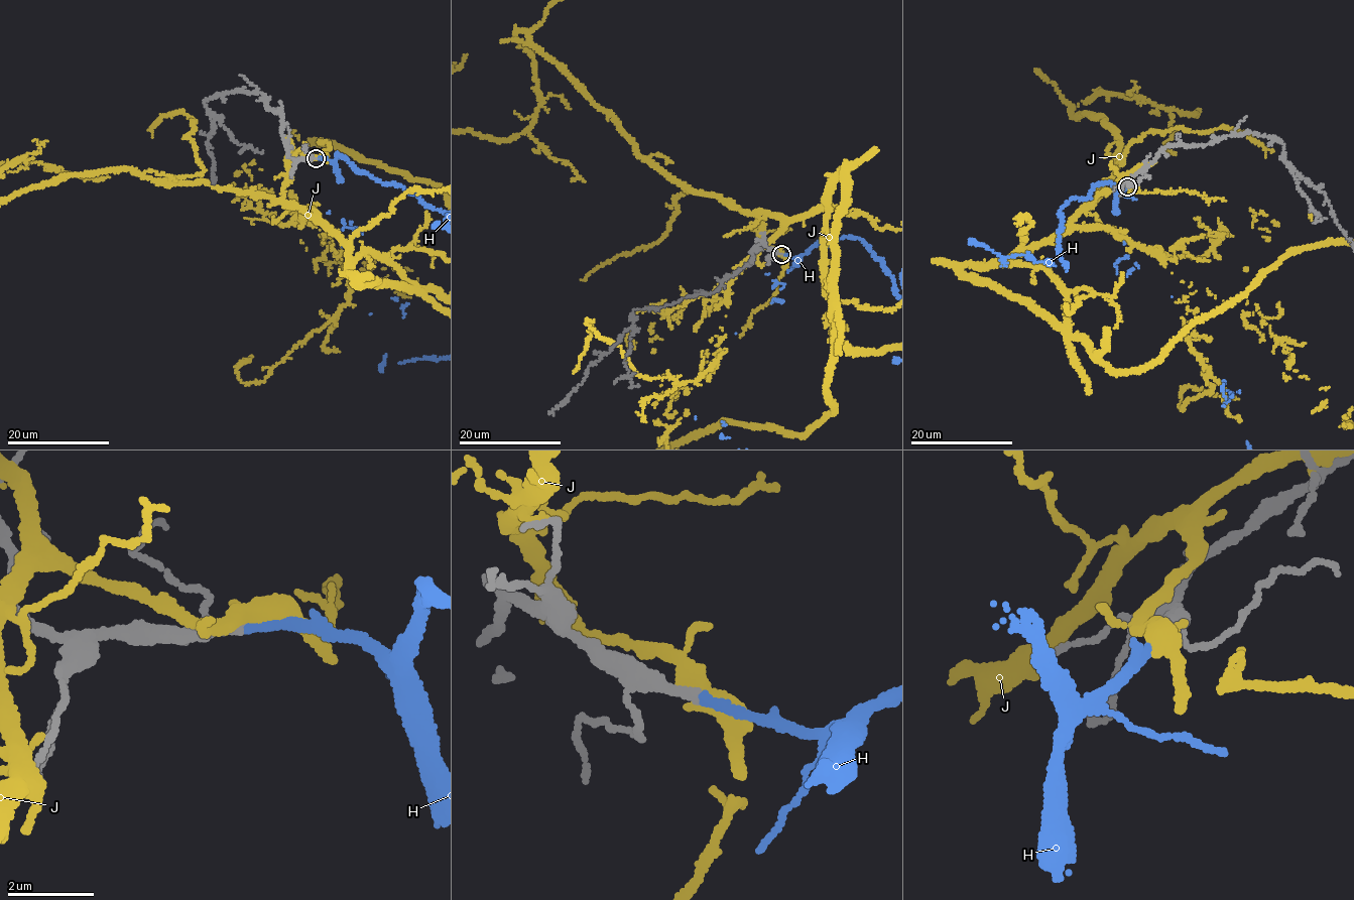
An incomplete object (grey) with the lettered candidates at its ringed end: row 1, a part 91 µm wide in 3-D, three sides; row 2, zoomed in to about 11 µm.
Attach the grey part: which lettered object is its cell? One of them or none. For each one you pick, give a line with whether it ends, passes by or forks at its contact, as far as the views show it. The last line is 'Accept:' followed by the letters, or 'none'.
H: It ends there
Accept: H

